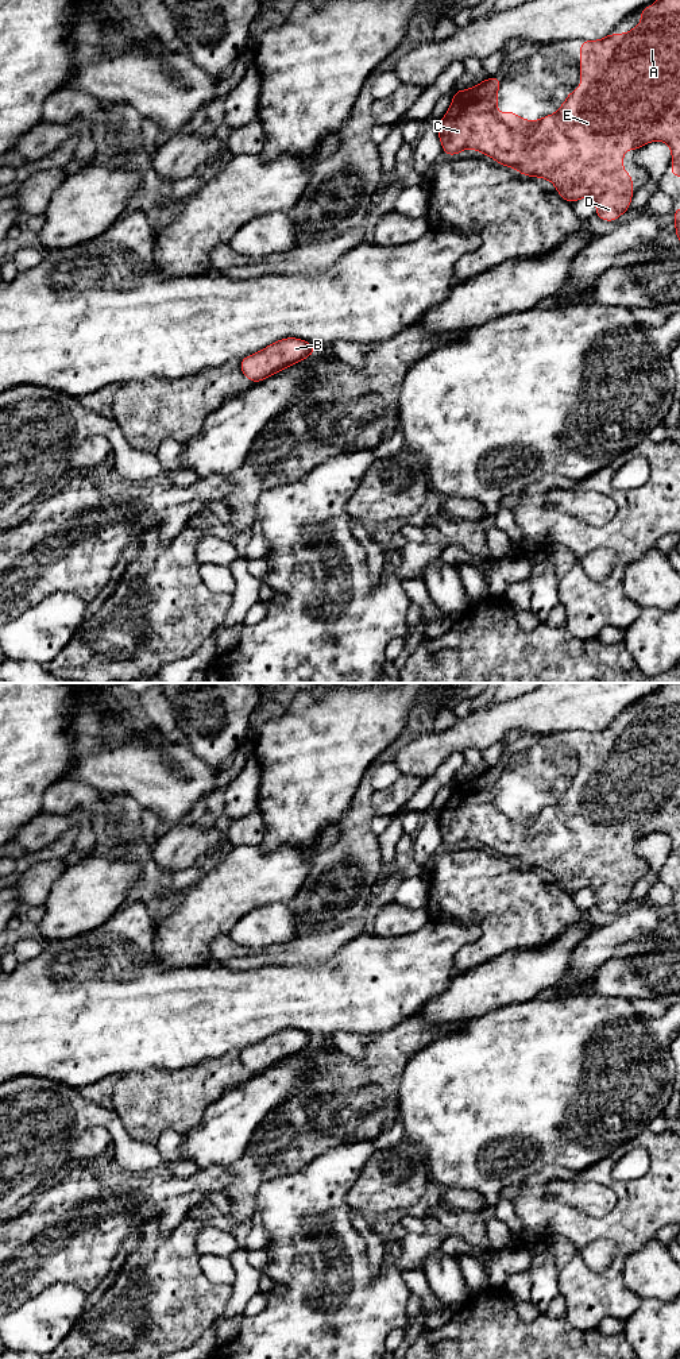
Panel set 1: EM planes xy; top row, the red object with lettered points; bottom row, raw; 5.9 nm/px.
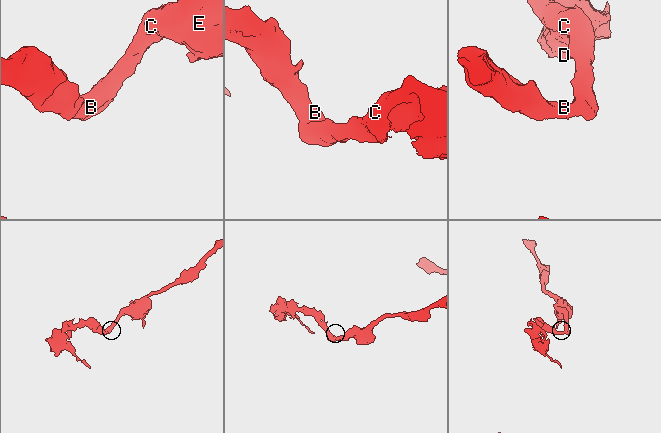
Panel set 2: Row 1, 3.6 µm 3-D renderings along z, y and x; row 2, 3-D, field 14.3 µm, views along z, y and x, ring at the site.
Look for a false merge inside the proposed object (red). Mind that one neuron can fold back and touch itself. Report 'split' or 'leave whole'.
leave whole

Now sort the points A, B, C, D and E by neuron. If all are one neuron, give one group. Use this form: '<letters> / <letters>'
A B C D E

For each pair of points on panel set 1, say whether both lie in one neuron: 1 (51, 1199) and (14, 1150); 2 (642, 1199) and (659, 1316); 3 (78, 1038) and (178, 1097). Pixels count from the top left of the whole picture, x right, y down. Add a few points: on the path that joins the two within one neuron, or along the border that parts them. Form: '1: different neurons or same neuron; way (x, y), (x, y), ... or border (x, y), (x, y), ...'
1: different neurons; border (69, 1169), (31, 1199)
2: different neurons; border (642, 1300), (641, 1305), (625, 1320)
3: different neurons; border (166, 1068), (130, 1070), (119, 1077)

